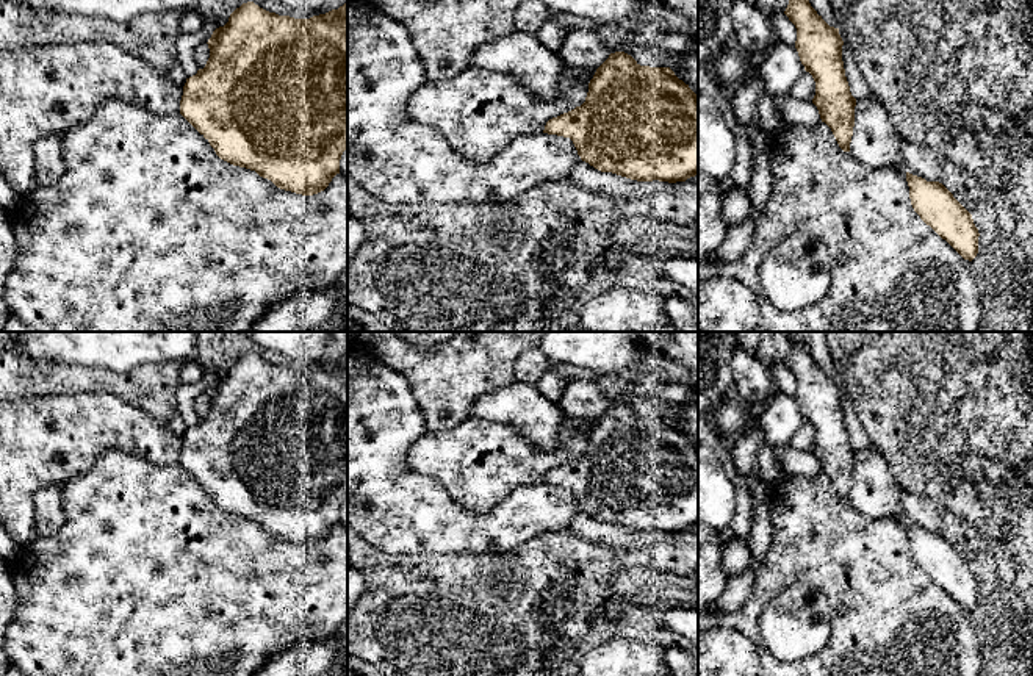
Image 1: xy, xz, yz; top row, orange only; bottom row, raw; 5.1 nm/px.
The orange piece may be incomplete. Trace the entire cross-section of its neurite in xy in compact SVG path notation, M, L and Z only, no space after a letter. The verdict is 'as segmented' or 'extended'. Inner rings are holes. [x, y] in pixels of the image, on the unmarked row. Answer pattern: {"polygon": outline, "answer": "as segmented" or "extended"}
{"polygon": "M347 349L343 357L310 369L294 369L269 363L254 352L236 358L229 372L213 382L208 390L210 408L203 419L186 429L180 451L180 465L210 493L216 505L239 518L255 521L260 527L271 530L277 538L302 546L324 541L332 529L340 524L340 510L347 499Z", "answer": "as segmented"}

